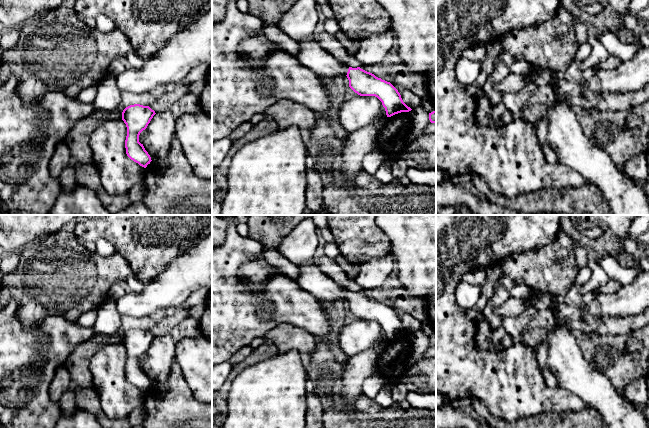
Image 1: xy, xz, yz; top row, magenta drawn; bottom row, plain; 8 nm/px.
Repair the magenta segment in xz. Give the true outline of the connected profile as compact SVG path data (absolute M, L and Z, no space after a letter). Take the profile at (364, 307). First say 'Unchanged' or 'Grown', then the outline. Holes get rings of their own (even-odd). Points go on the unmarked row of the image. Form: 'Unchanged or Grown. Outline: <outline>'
Grown. Outline: M305 264L300 267L297 282L307 292L312 294L319 302L343 302L347 301L349 304L349 311L360 320L375 320L385 332L387 341L391 341L401 336L409 336L412 333L408 331L402 324L398 314L390 307L381 302L376 301L374 298L367 296L360 291L352 292L342 287L339 283L323 274L319 268L312 264Z

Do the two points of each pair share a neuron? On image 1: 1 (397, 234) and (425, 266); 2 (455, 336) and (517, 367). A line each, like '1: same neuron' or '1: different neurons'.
1: same neuron
2: same neuron

